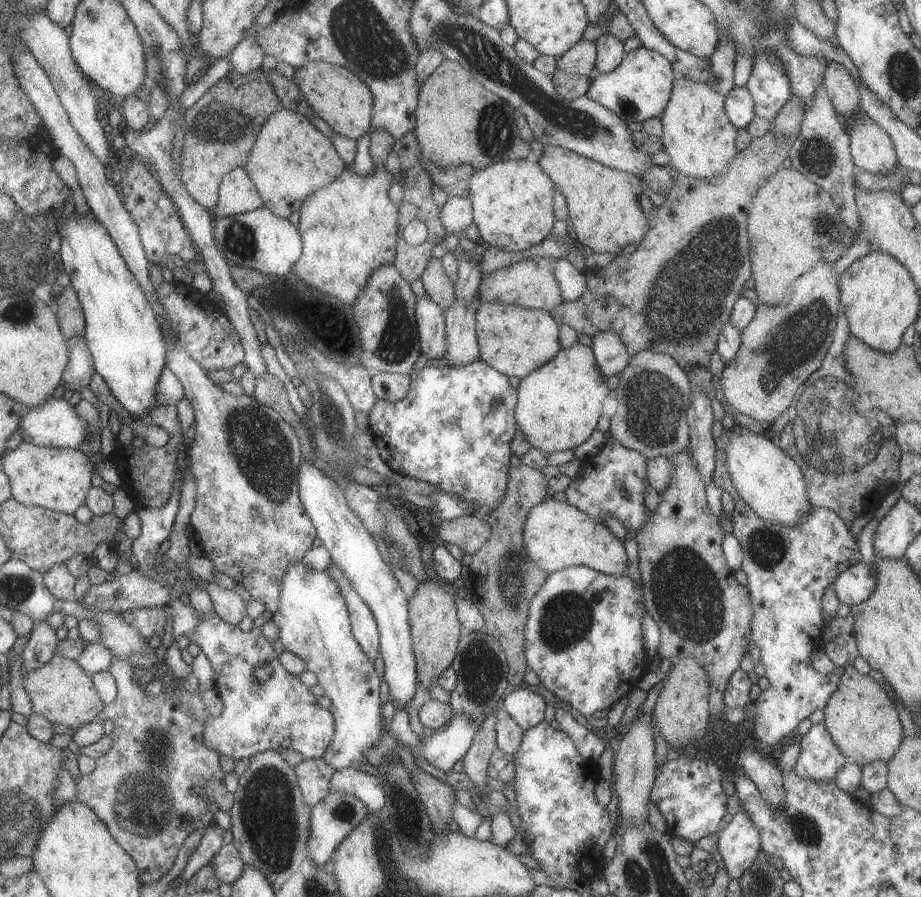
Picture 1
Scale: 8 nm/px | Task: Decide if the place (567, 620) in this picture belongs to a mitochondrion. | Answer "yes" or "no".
yes

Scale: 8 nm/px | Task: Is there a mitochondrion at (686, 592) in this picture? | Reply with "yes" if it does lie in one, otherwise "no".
yes

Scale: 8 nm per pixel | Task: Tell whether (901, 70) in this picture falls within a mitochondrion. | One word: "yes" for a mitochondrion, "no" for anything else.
yes

